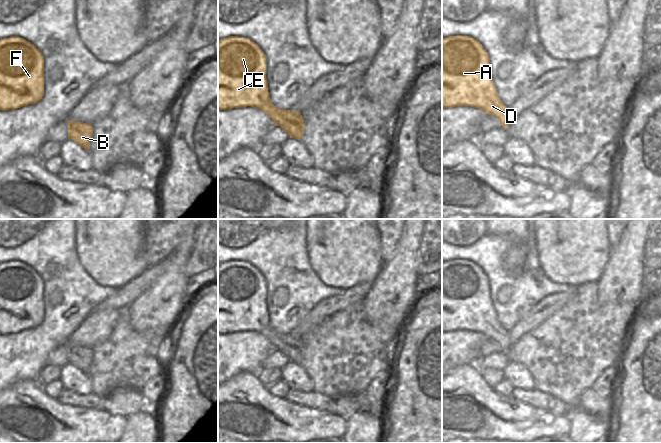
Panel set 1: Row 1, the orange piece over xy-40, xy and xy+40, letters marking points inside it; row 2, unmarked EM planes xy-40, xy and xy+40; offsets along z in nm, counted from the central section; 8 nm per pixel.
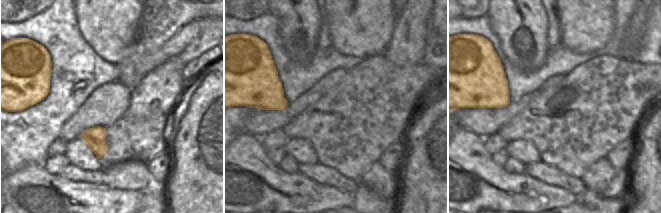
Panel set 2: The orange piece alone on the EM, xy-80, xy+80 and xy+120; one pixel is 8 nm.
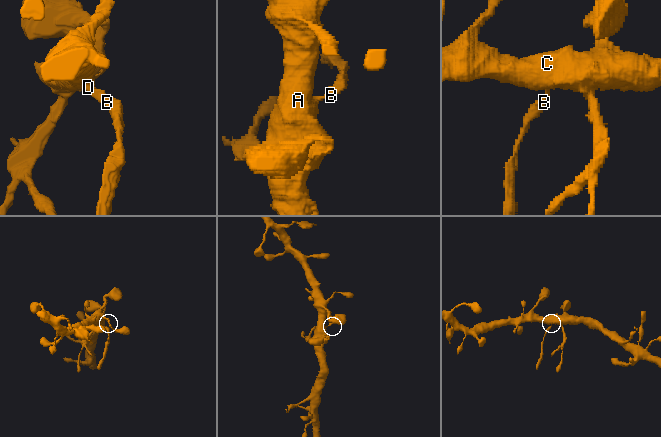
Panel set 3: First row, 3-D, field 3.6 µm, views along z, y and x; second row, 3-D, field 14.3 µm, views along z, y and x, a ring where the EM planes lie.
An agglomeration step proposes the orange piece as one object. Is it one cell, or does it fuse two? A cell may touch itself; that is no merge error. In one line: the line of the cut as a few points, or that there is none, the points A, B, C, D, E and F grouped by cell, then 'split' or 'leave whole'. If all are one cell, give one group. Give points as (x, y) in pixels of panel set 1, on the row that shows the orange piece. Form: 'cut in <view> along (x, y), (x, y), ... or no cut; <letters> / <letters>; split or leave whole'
cut in xy along (300, 114), (288, 123), (280, 126); A C D E F / B; split

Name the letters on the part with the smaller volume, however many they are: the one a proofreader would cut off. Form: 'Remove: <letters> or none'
Remove: B.

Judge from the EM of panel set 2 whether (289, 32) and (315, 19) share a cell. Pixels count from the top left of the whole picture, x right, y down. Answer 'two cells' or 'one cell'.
one cell

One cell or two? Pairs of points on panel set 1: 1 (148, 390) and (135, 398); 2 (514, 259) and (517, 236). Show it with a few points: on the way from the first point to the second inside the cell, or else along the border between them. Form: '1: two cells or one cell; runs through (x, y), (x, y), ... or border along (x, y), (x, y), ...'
1: two cells; border along (139, 390), (145, 401), (146, 409)
2: one cell; runs through (517, 253), (517, 242)

